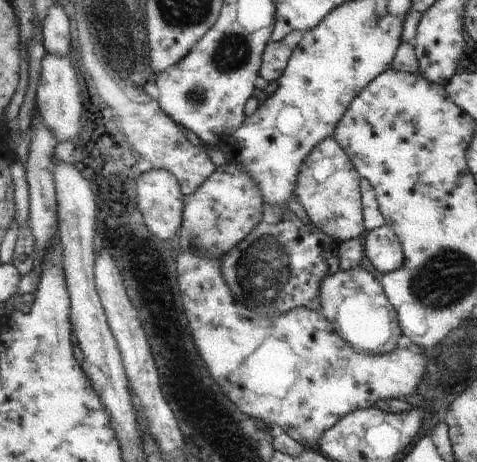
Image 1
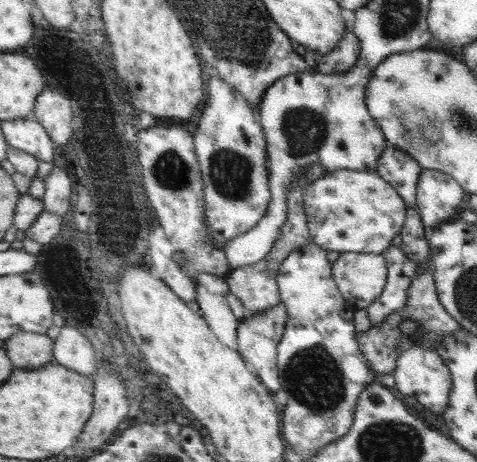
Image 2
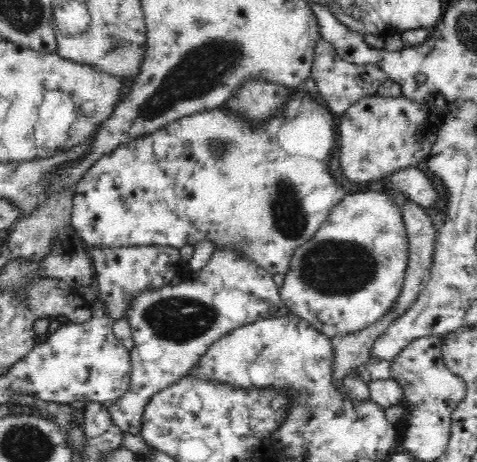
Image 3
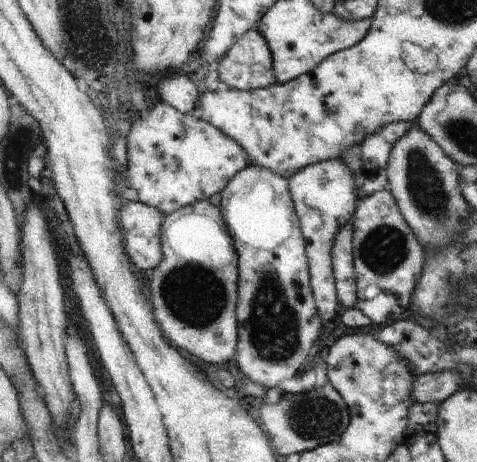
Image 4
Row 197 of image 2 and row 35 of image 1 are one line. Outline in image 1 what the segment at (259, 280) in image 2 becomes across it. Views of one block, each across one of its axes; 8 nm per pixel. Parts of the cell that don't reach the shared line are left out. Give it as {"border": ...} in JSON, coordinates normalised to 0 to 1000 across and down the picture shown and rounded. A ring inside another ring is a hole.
{"border":[[[606,69],[593,87],[577,91],[577,95],[560,95],[551,108],[551,126],[547,126],[547,147],[543,147],[543,165],[556,177],[581,177],[581,169],[593,160],[602,130],[610,121],[610,113],[623,104],[623,95],[631,95],[635,69]]]}

